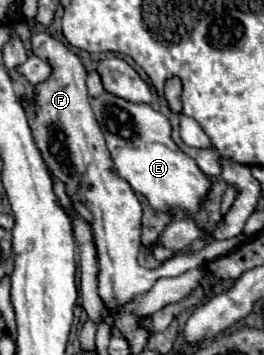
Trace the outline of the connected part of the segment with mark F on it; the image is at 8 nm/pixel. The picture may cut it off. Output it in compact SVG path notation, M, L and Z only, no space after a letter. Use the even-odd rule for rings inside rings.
M43 32L33 34L31 50L35 56L45 58L53 66L53 74L49 80L37 84L37 96L33 106L27 104L23 96L19 96L19 100L27 110L29 126L33 130L35 144L43 154L43 160L53 168L55 178L59 178L67 186L67 194L71 198L75 198L75 186L77 186L77 198L93 214L91 226L93 226L97 258L99 258L99 276L97 276L99 296L103 298L103 304L109 310L121 310L135 296L149 292L157 278L177 277L187 270L201 266L206 260L208 262L231 252L246 242L247 237L244 234L228 240L214 240L191 257L175 255L156 269L139 266L137 254L141 246L141 204L133 188L113 172L113 160L109 158L103 132L97 126L95 114L89 104L85 64L77 54L73 54L61 42L57 42L55 38ZM53 130L61 130L61 134L65 134L65 150L69 150L69 158L65 158L65 166L61 166L61 162L57 162L53 154L49 154L49 134L53 134Z

